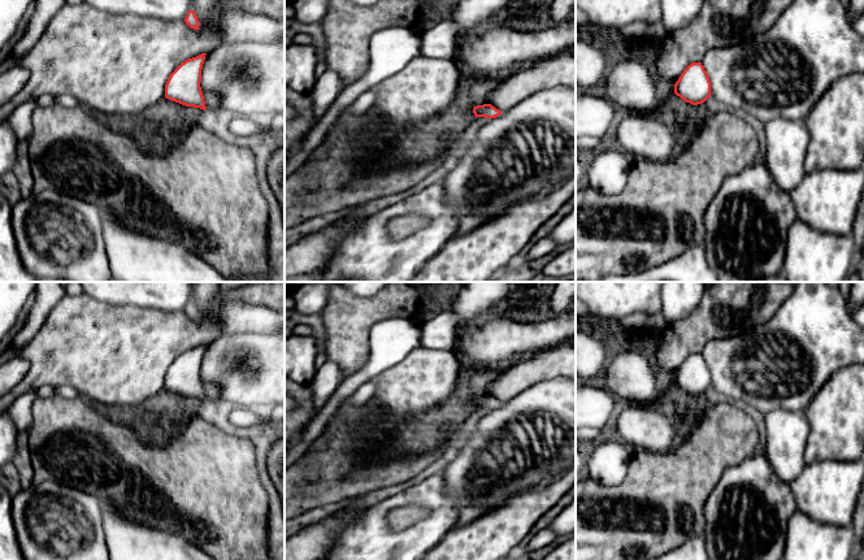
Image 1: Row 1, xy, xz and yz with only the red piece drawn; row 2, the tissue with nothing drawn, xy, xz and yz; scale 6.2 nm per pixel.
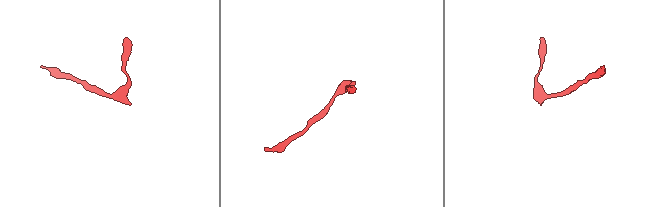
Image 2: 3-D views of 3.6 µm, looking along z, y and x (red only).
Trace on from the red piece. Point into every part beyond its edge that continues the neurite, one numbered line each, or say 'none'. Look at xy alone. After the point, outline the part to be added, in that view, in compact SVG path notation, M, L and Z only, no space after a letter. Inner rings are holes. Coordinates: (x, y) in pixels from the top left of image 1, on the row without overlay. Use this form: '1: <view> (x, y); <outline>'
none

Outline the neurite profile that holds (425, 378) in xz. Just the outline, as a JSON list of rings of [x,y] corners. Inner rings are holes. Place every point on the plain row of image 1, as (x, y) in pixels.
[[[418,347],[403,361],[370,379],[375,383],[372,401],[381,416],[396,414],[408,420],[418,417],[429,409],[435,409],[452,395],[461,370],[461,357],[456,350],[434,351]]]

